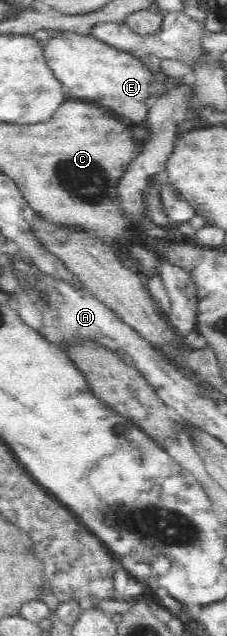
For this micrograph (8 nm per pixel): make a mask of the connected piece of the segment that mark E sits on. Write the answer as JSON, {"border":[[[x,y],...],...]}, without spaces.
{"border":[[[60,32],[57,36],[44,40],[43,54],[50,71],[60,80],[67,97],[87,99],[89,103],[103,105],[114,113],[144,125],[150,105],[159,95],[179,86],[163,74],[149,70],[149,64],[124,53],[90,35],[76,32]]]}

